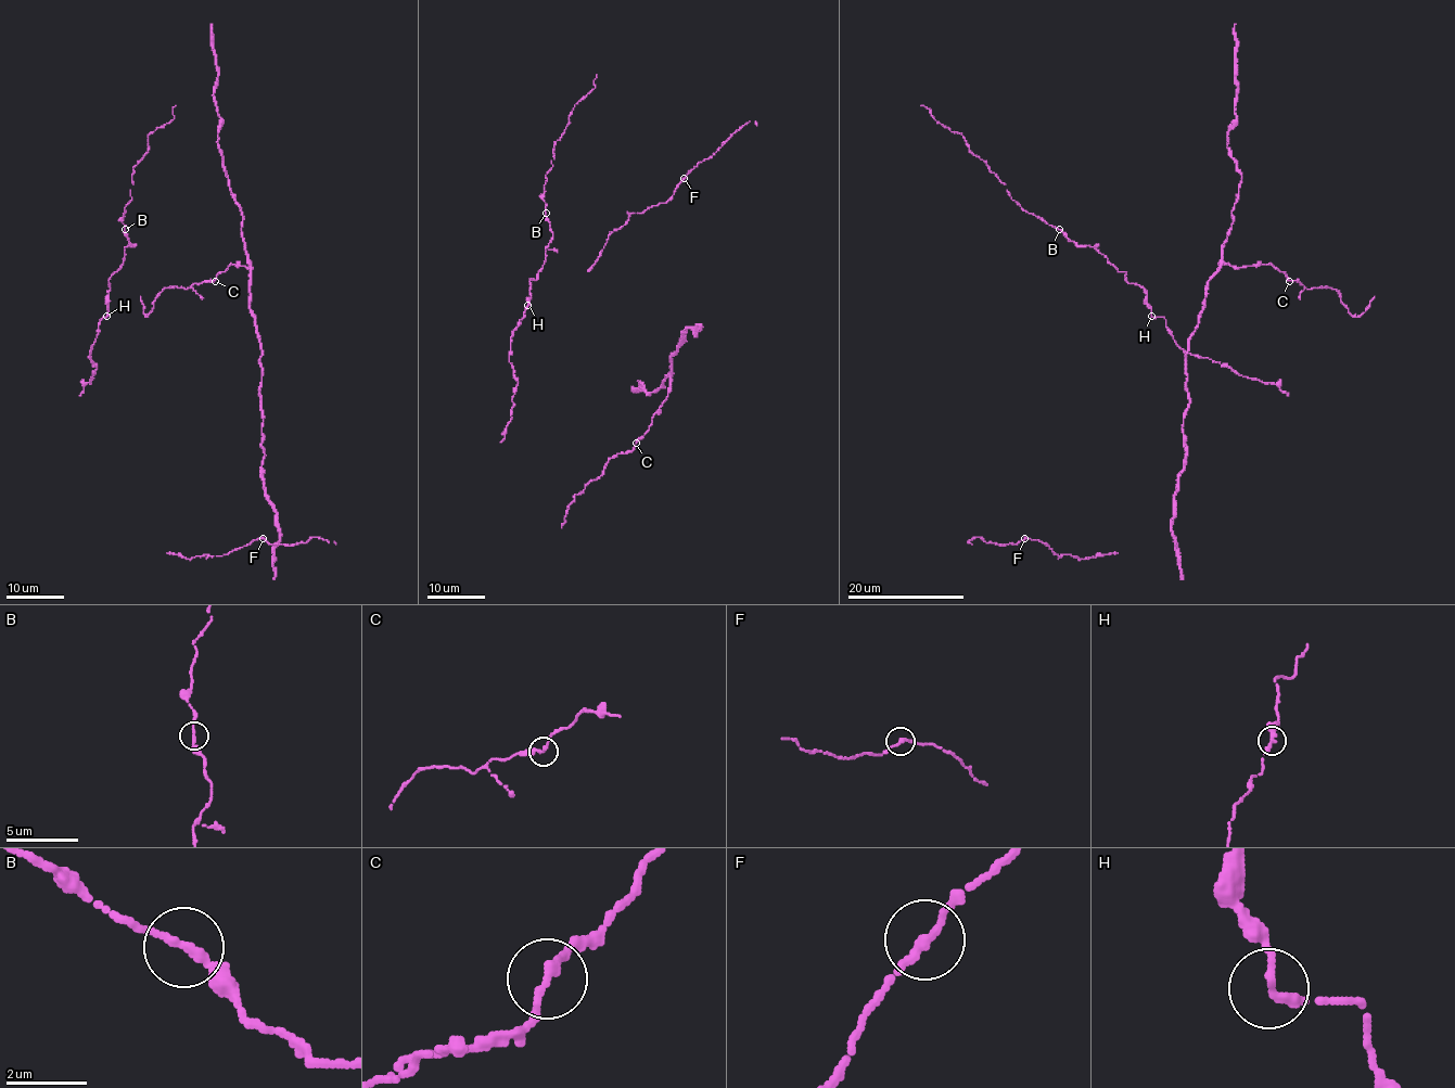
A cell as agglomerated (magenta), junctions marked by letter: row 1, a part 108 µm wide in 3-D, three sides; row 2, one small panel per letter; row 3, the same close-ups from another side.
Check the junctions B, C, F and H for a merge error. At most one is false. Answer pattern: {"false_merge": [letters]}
{"false_merge": []}

